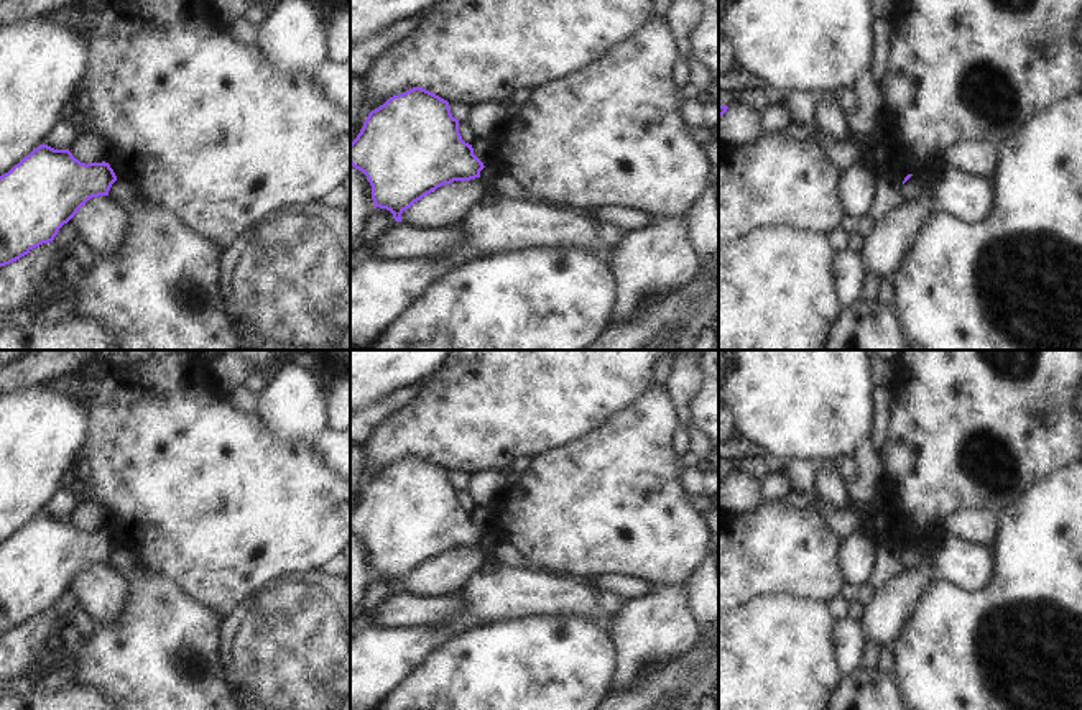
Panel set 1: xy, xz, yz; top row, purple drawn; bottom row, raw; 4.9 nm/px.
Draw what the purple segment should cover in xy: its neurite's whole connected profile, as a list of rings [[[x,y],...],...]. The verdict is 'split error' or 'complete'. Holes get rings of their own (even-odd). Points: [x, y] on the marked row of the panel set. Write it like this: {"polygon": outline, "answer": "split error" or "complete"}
{"polygon": [[[39,145],[0,176],[0,266],[49,243],[92,197],[109,196],[117,176],[109,163],[81,163],[69,150]]], "answer": "complete"}

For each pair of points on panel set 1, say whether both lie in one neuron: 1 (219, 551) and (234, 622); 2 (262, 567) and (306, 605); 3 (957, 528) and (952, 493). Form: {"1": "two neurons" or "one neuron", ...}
{"1": "two neurons", "2": "two neurons", "3": "two neurons"}

